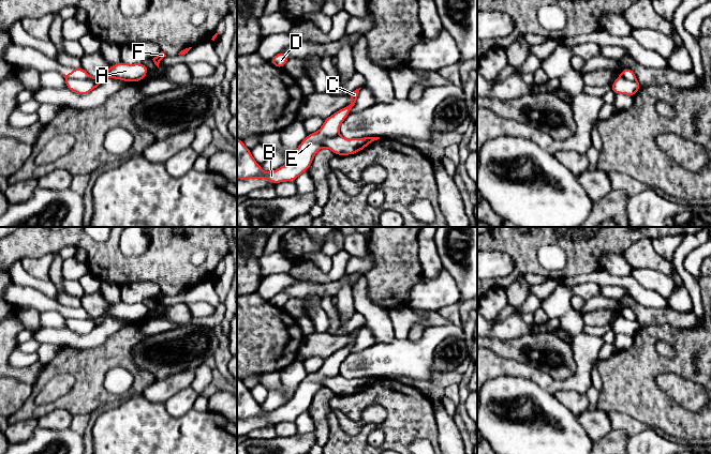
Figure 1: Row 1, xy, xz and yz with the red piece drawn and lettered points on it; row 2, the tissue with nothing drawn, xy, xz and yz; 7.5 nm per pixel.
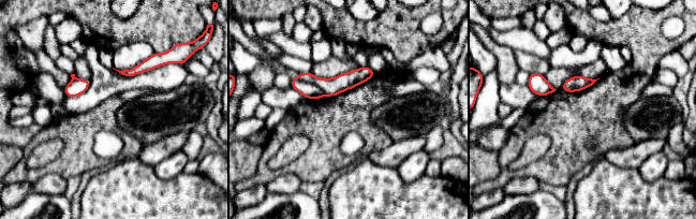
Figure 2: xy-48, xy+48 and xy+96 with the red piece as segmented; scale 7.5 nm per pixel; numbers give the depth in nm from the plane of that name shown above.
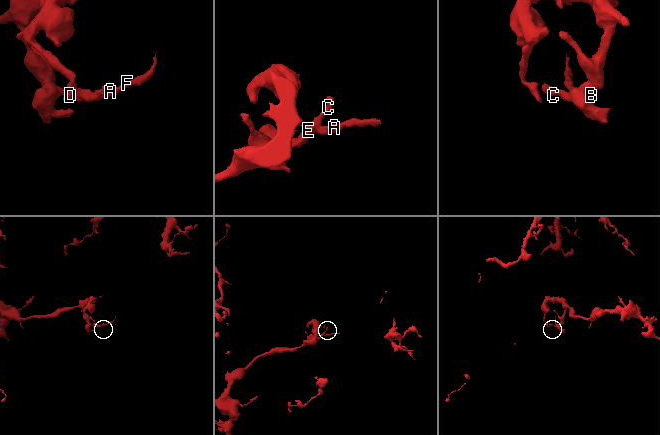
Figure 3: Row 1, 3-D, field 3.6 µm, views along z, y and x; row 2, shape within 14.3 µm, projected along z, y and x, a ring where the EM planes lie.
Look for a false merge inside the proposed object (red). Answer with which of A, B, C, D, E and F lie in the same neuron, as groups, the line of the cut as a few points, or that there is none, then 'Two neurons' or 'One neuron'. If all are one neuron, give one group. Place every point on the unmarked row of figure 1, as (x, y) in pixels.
Groups: A F / B C D E. Split along xy (65, 318), (90, 319), (95, 326). Two neurons

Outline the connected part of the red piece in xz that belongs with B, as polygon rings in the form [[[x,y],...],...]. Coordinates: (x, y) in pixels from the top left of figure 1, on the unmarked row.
[[[356,329],[350,334],[351,340],[346,347],[324,359],[324,364],[317,372],[308,374],[290,400],[277,410],[264,412],[261,405],[253,398],[250,389],[243,384],[241,379],[237,378],[237,419],[266,419],[275,424],[295,421],[299,414],[309,409],[315,393],[324,387],[324,380],[339,375],[339,367],[350,354],[360,329]]]

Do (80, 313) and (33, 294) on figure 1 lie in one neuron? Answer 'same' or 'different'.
same

